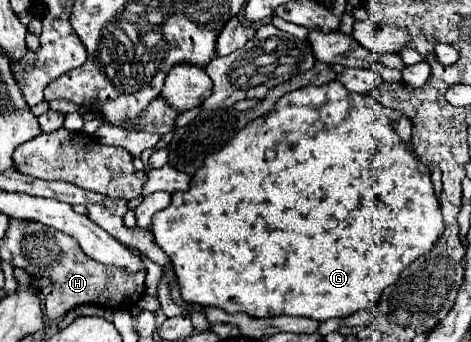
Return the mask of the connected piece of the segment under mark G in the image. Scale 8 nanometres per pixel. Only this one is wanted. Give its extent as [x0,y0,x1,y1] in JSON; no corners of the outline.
[152,80,444,320]

